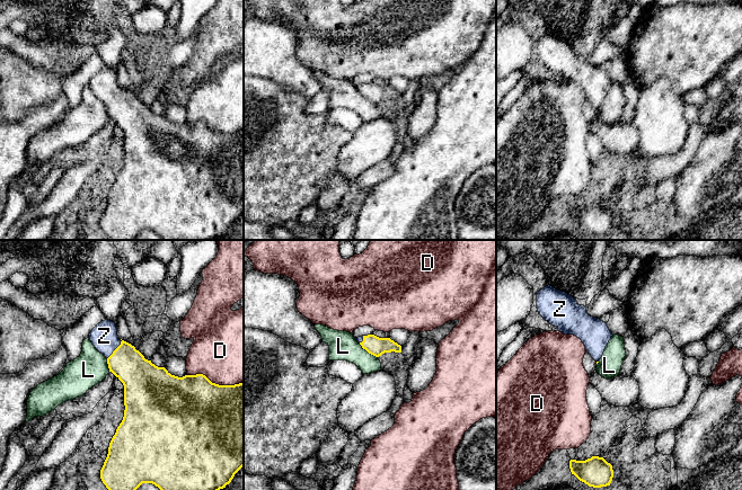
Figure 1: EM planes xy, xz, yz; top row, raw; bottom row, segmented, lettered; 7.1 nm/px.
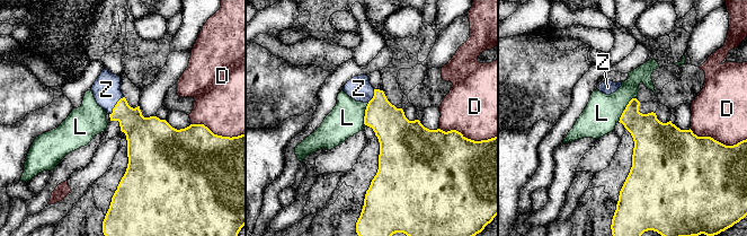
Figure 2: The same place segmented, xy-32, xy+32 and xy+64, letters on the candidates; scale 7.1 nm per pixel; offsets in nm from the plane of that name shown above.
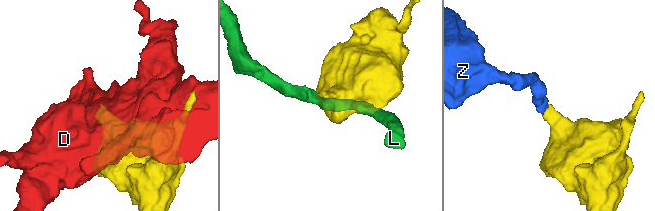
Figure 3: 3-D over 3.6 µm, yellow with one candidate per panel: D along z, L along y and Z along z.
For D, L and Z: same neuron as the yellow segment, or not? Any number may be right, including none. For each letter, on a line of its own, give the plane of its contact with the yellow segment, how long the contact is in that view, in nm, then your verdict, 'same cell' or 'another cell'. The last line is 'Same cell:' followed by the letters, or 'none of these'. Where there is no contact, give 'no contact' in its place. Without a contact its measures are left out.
D: contact in xy; length 400 nm; another cell
L: contact in xz; length 170 nm; another cell
Z: contact in xy; length 170 nm; same cell
Same cell: Z

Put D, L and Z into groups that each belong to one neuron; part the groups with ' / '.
D / L / Z

